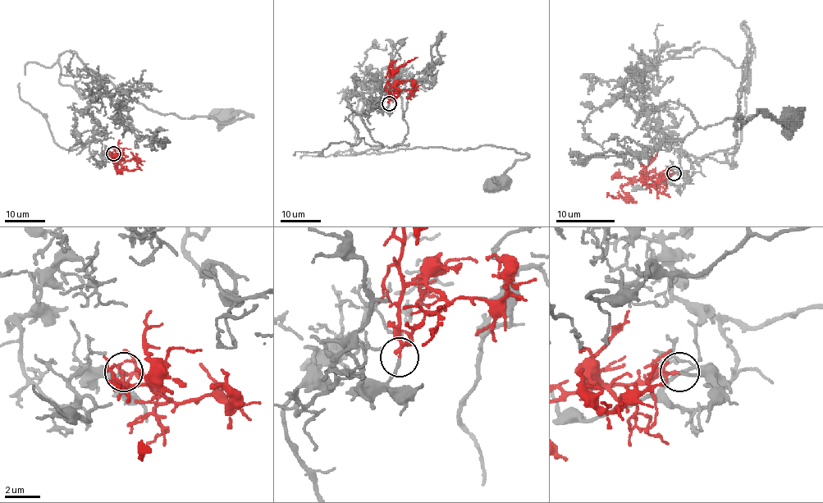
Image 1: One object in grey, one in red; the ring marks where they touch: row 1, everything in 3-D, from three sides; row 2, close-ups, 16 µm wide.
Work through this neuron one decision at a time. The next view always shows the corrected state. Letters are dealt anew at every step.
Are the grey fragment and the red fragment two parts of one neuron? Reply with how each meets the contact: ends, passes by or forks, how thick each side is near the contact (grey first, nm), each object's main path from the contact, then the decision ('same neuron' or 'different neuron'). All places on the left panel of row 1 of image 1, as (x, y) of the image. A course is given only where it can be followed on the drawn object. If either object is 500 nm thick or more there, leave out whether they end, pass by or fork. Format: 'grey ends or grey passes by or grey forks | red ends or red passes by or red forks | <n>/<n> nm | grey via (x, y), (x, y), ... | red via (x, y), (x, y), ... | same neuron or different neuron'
grey ends | red passes by | 160/150 nm | grey via (112, 153), (75, 128), (102, 106), (76, 69), (85, 96), (103, 75), (162, 114), (227, 115) | red via (112, 153), (113, 162), (120, 170), (142, 170) | same neuron

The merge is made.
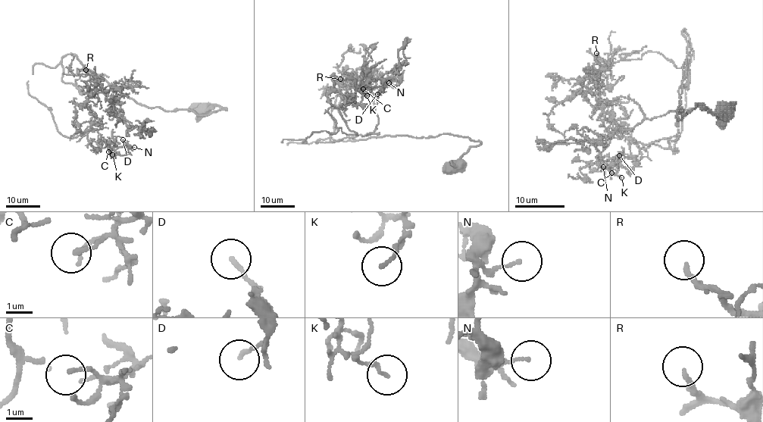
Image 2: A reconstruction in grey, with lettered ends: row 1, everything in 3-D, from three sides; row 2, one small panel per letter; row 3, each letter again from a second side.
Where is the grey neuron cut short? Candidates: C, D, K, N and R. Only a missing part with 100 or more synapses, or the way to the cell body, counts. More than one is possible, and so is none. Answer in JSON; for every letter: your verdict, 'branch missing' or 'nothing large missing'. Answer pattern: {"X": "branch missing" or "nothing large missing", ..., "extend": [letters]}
{"C": "nothing large missing", "D": "nothing large missing", "K": "nothing large missing", "N": "nothing large missing", "R": "branch missing", "extend": ["R"]}

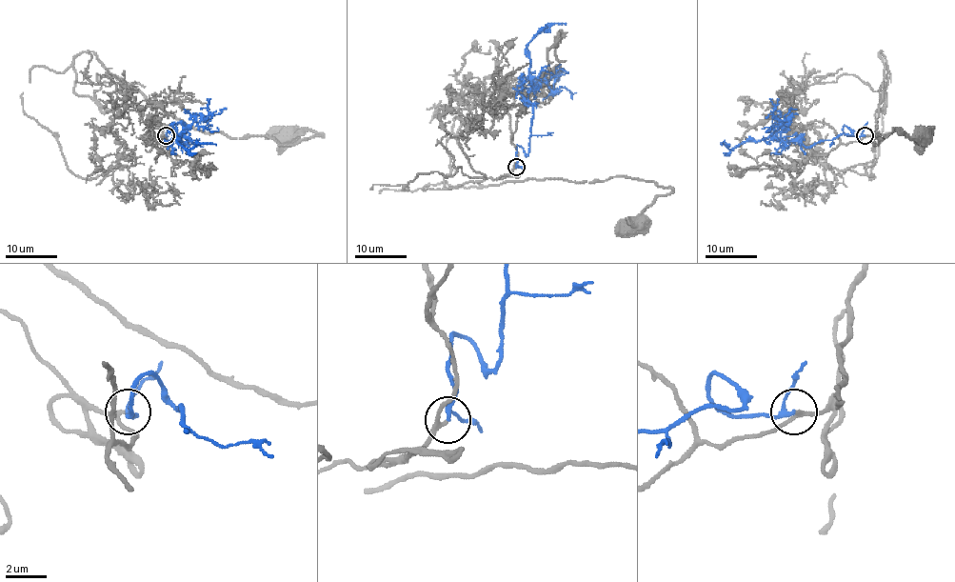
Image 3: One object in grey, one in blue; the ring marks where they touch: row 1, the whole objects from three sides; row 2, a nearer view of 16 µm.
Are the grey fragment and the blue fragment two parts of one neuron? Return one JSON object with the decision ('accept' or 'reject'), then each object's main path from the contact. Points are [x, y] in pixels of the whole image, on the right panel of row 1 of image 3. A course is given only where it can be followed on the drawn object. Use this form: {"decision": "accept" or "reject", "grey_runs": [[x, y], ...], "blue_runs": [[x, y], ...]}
{"decision": "accept", "grey_runs": [[865, 135], [874, 132], [879, 88], [883, 83], [875, 144], [893, 130], [902, 130], [910, 136], [919, 133]], "blue_runs": [[865, 135], [849, 136], [845, 126], [850, 135], [809, 147], [775, 136], [731, 149], [722, 145]]}

